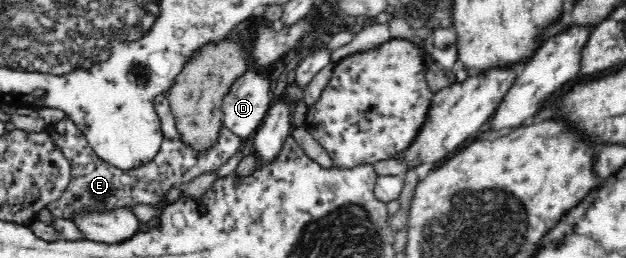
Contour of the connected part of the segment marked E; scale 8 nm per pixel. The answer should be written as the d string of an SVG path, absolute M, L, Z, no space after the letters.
M165 93L155 96L154 106L160 115L163 141L158 154L150 162L143 164L140 168L122 171L104 162L89 145L85 134L78 129L71 120L67 119L48 127L48 130L56 145L62 149L64 156L70 161L71 179L63 193L47 208L54 217L68 219L69 210L86 208L90 210L103 211L104 209L129 208L130 205L145 204L153 206L161 202L159 198L169 198L173 192L180 189L184 182L192 180L204 172L214 172L224 162L240 149L242 140L229 128L222 125L219 128L216 140L201 151L196 151L192 145L184 142L178 133L174 115Z

